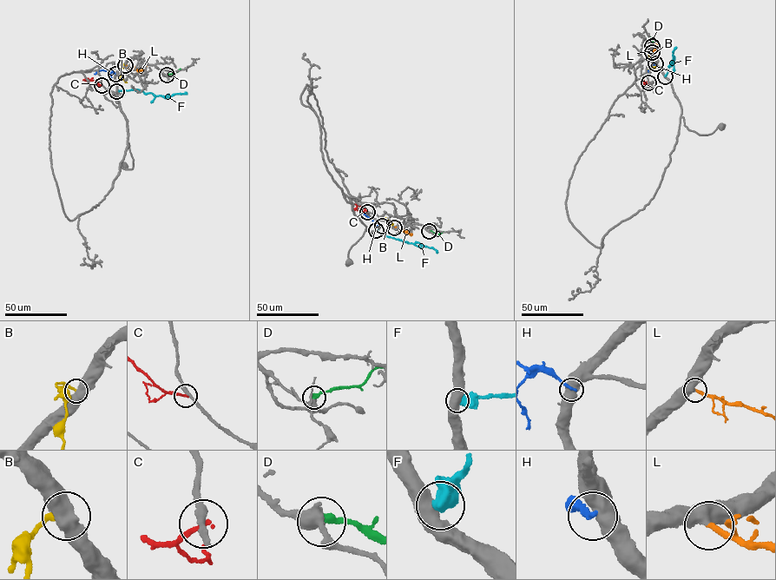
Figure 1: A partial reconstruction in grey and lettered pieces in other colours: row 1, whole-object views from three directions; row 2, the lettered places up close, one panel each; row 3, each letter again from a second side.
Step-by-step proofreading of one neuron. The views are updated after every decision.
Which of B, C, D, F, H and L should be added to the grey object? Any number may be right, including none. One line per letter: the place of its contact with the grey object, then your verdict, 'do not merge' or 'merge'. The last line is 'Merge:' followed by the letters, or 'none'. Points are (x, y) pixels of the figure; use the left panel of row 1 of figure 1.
B: contact (124, 64); do not merge
C: contact (101, 85); do not merge
D: contact (167, 75); do not merge
F: contact (116, 91); do not merge
H: contact (115, 74); do not merge
L: contact (125, 65); merge
Merge: L

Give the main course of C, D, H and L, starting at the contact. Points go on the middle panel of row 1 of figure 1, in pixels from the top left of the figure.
C: (367, 212), (358, 205), (354, 210)
D: (429, 231), (436, 233), (443, 231)
H: (382, 226), (364, 214)
L: (394, 227), (412, 234)

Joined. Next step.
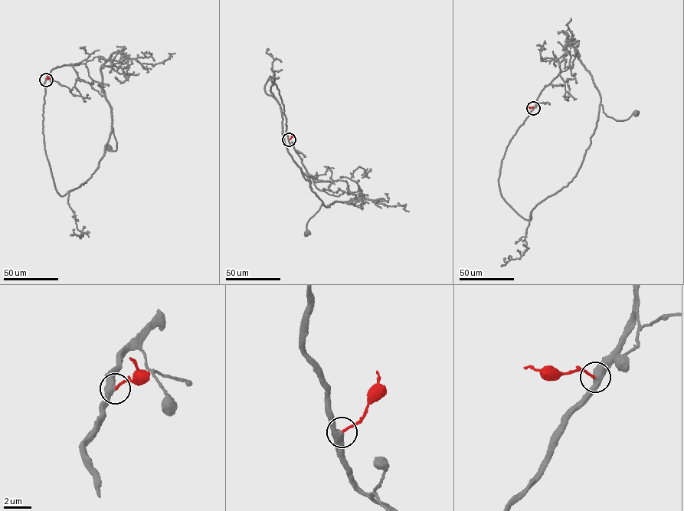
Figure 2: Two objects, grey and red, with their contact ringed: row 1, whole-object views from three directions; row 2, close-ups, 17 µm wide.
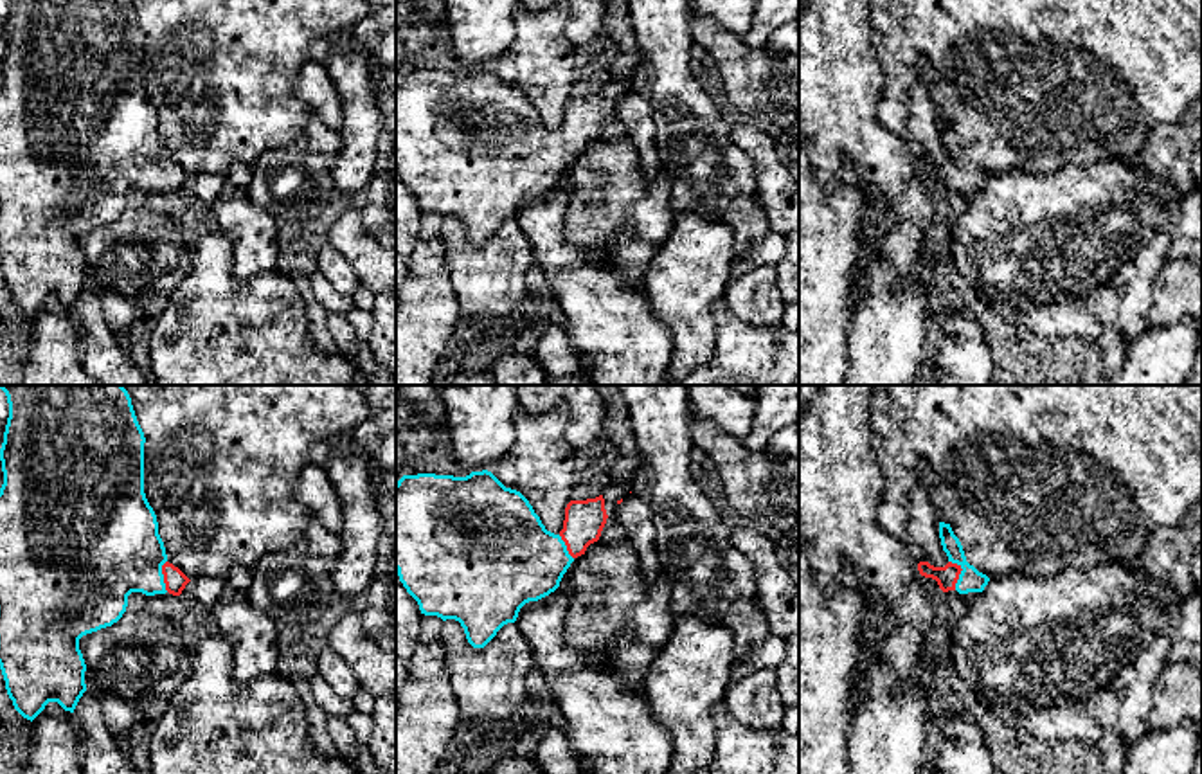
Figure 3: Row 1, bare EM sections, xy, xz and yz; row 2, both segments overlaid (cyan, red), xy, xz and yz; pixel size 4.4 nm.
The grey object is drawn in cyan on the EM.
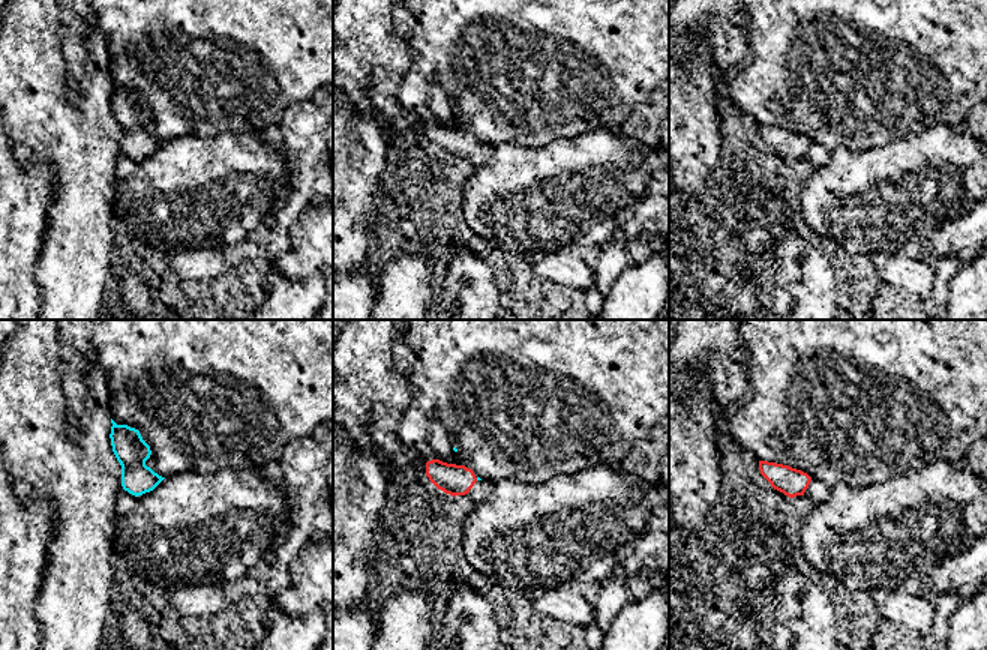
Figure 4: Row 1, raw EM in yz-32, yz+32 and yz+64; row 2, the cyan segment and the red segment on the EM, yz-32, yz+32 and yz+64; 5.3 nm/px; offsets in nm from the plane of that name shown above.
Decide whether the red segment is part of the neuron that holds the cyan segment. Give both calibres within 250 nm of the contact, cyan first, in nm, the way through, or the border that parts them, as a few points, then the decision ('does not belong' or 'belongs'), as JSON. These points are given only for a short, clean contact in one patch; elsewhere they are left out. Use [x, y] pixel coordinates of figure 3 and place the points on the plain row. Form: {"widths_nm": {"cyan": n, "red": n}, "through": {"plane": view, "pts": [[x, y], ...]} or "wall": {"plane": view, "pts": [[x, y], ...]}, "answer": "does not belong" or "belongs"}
{"widths_nm": {"cyan": 110, "red": 100}, "through": {"plane": "yz", "pts": [[970, 177], [961, 170], [947, 173]]}, "answer": "belongs"}

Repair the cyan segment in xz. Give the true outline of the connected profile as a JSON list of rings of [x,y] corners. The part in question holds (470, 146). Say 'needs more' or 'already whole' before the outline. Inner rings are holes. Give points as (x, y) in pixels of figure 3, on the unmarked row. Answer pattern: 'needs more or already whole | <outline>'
needs more | [[[488,67],[471,68],[466,74],[403,72],[396,79],[396,167],[421,211],[459,218],[468,239],[473,245],[484,245],[504,221],[516,218],[525,200],[538,198],[560,184],[570,160],[599,137],[606,115],[603,92],[570,97],[565,104],[563,126],[554,131],[545,126],[520,88],[506,85]]]

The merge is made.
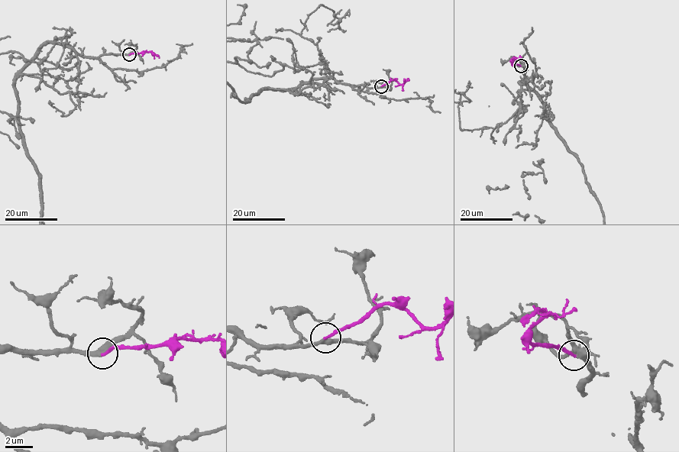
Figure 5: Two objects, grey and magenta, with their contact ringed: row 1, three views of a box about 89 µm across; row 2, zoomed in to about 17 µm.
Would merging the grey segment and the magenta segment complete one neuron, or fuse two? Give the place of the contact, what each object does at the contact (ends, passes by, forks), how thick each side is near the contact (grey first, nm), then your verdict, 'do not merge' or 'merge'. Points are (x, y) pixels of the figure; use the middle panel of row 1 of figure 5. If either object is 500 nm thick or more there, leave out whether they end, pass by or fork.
(381, 86) | grey passes by | magenta ends | 360/200 nm | merge

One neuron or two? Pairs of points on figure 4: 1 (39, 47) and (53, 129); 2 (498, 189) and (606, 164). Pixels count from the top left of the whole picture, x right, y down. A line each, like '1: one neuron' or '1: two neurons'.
1: one neuron
2: one neuron

